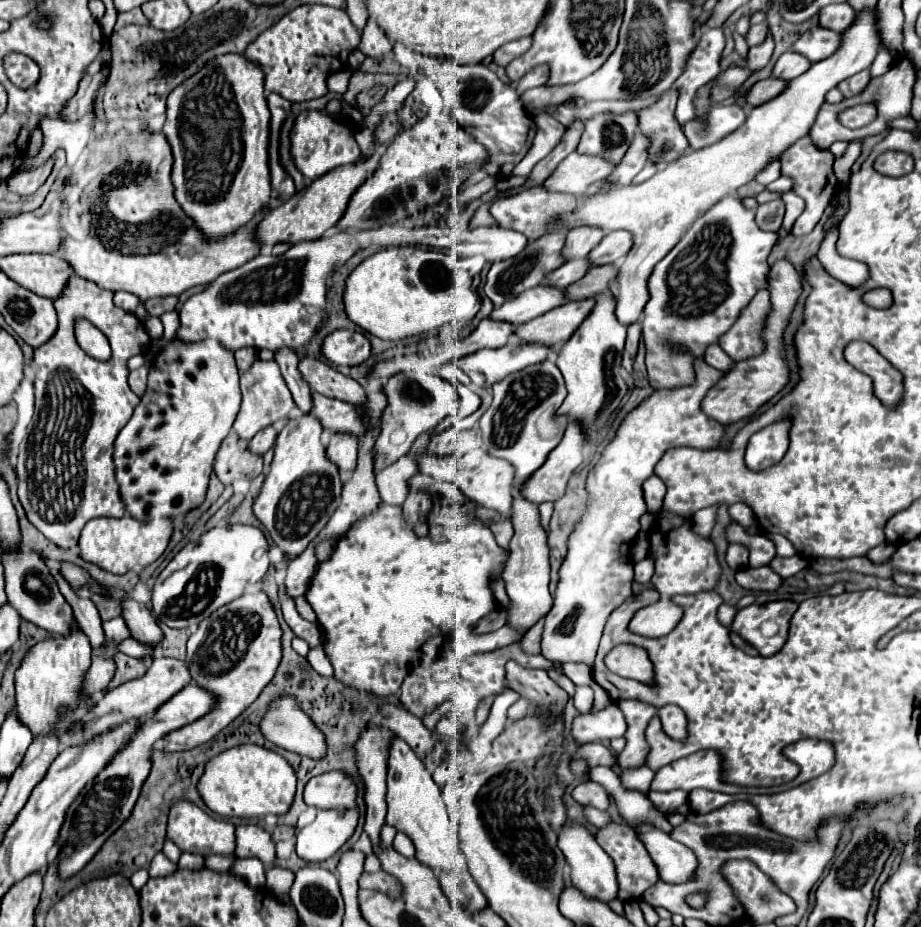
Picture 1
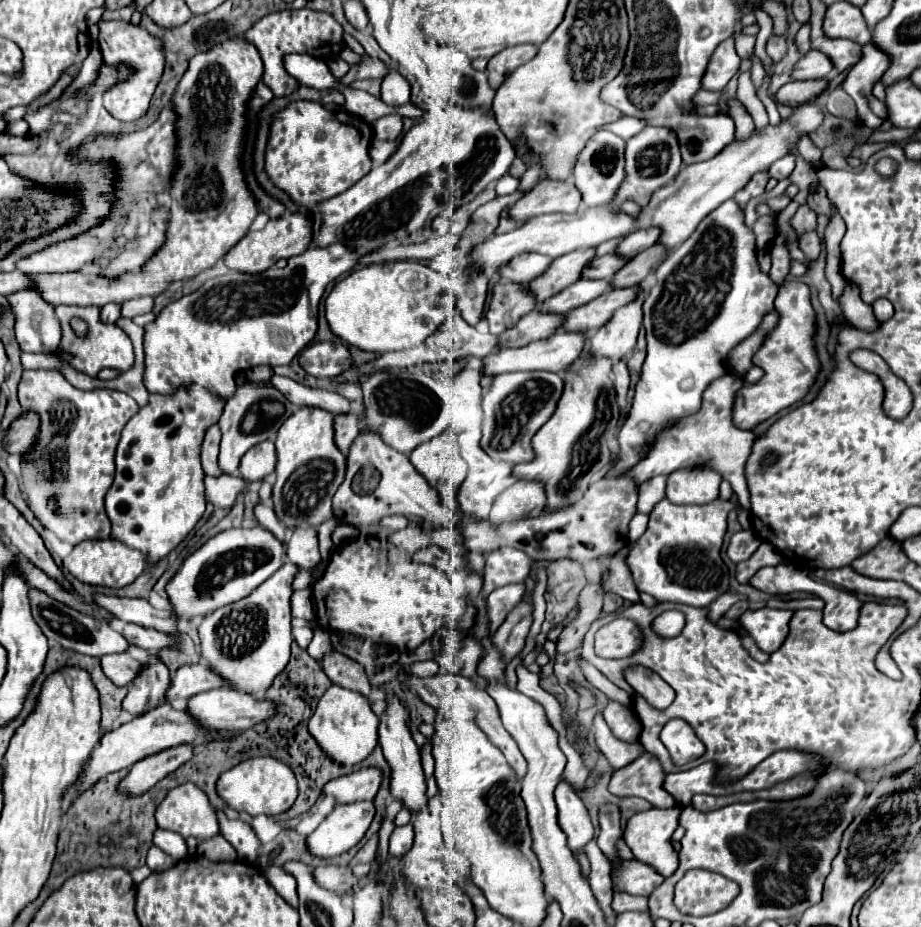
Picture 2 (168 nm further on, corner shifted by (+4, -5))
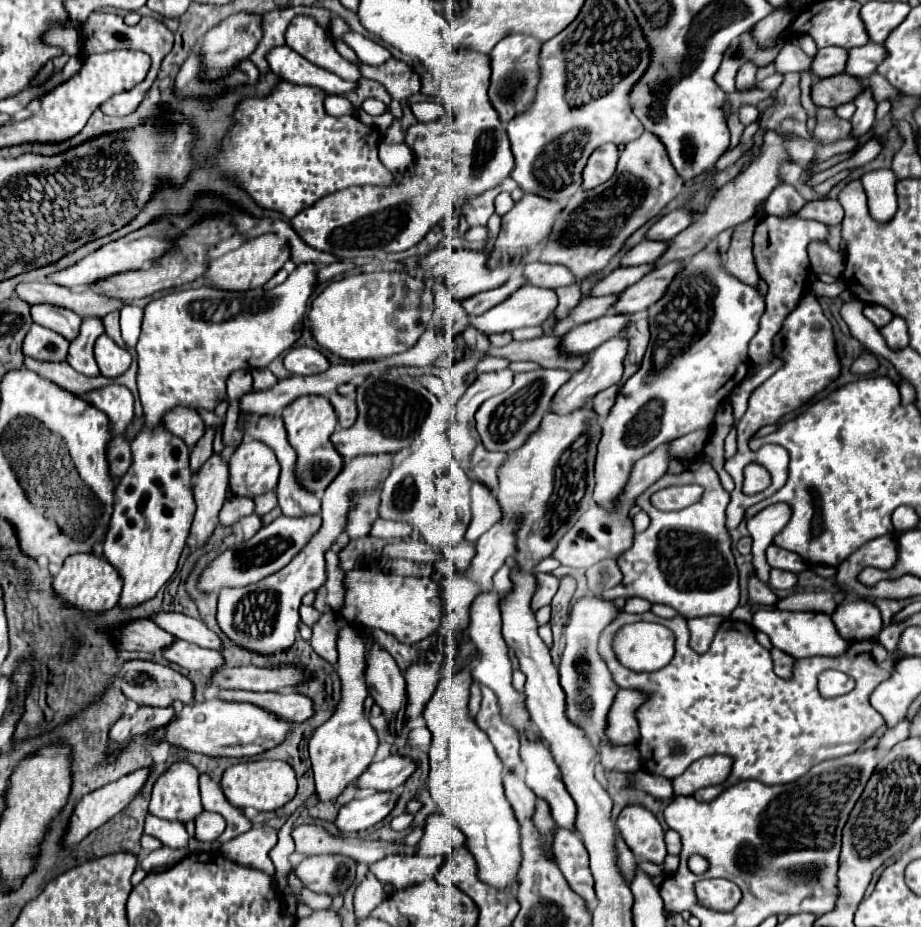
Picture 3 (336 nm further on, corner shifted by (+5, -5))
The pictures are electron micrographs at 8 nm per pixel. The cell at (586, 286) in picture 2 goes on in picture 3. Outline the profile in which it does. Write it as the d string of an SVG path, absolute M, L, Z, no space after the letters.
M645 263L645 265L639 265L639 267L619 267L609 277L601 279L595 285L595 289L591 291L591 295L599 297L599 295L609 295L609 293L621 293L627 287L631 287L633 283L637 283L651 269L653 269L653 263Z

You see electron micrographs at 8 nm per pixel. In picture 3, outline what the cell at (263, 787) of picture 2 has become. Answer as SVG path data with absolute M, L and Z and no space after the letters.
M253 759L253 761L242 761L227 769L221 779L221 789L227 801L239 809L255 807L257 811L275 811L295 797L297 779L295 771L285 761Z

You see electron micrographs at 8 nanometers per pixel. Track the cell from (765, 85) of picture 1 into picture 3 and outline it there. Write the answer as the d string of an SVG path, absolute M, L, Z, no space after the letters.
M841 73L827 79L817 79L813 83L813 103L821 107L839 107L843 103L851 103L859 91L863 91L863 81L851 79L851 75Z

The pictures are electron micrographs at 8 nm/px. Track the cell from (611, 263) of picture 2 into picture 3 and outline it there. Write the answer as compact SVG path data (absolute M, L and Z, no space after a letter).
M641 241L621 259L621 265L631 267L641 263L655 263L657 259L661 259L661 255L665 255L667 247L669 247L669 241Z

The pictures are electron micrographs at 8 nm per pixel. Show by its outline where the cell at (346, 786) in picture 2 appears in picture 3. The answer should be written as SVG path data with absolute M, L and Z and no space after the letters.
M389 755L383 761L371 763L357 779L357 785L361 789L395 791L405 785L405 781L413 775L413 771L415 771L413 759L405 755Z

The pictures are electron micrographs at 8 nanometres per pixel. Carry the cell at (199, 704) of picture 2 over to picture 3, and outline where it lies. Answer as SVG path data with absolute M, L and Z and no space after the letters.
M221 691L221 699L227 701L247 701L253 705L259 705L267 711L275 711L277 717L283 717L291 723L303 723L315 715L315 703L311 697L301 695L297 691L289 693L253 693L253 691Z

